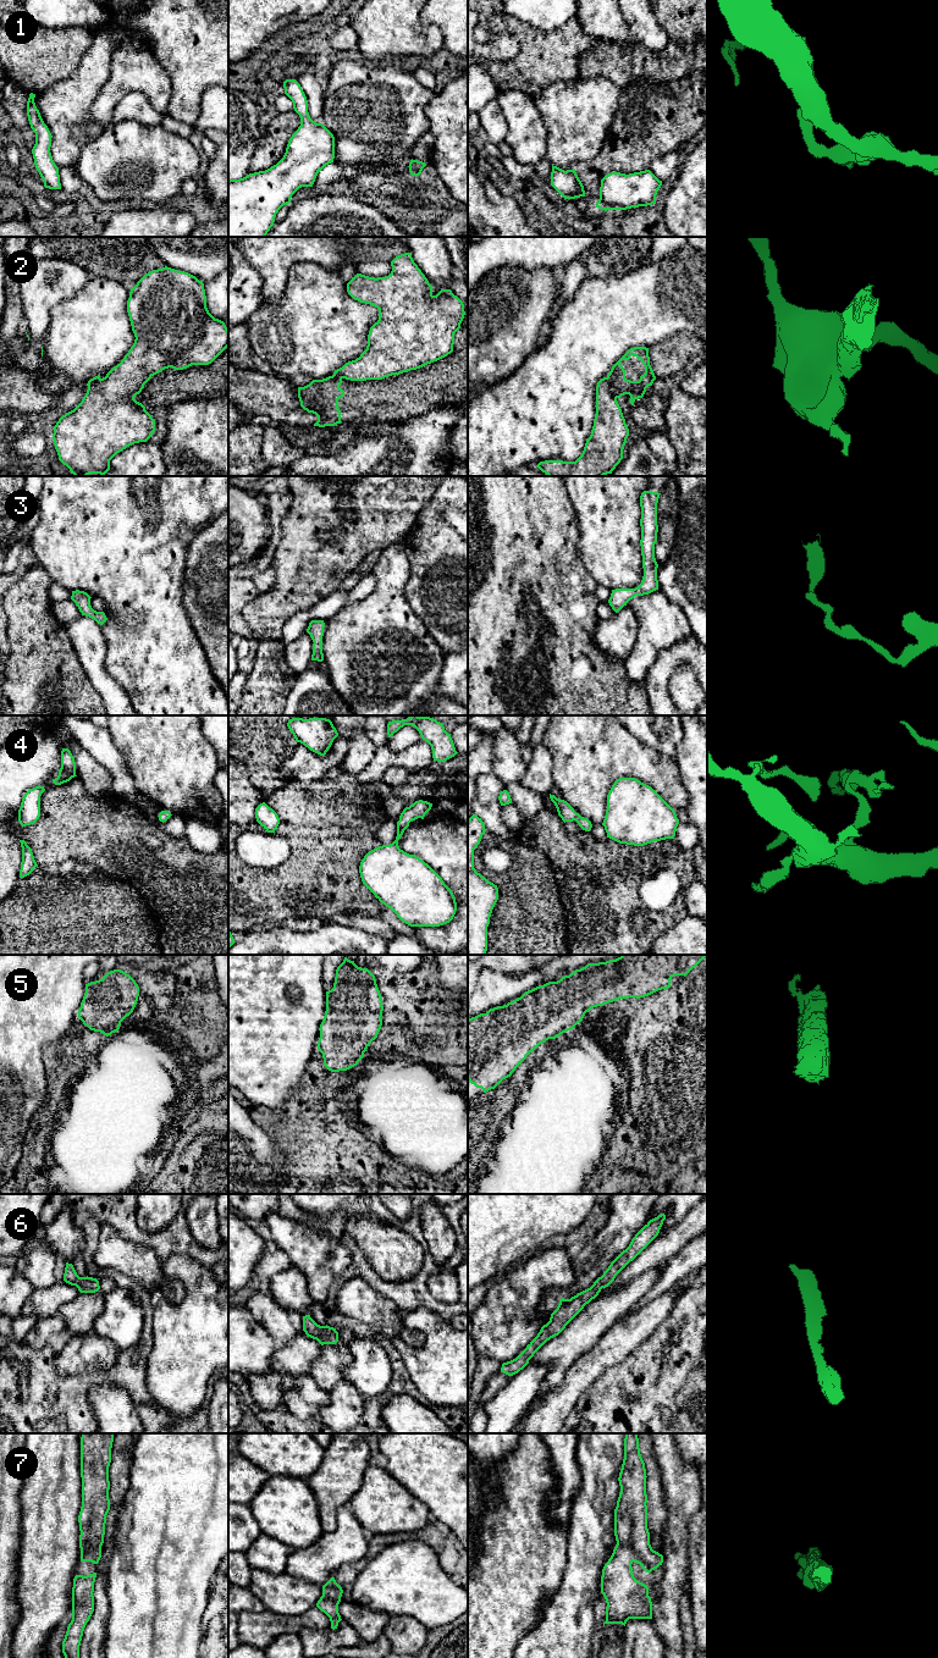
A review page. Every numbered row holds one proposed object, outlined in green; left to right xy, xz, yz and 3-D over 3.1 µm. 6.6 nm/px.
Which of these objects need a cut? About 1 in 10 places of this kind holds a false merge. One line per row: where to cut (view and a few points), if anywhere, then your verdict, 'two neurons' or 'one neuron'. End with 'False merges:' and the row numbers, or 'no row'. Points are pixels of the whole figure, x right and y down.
1: no cut; one neuron
2: cut in yz along (605, 377), (616, 399); two neurons
3: no cut; one neuron
4: no cut; one neuron
5: no cut; one neuron
6: no cut; one neuron
7: no cut; one neuron
False merges: 2

